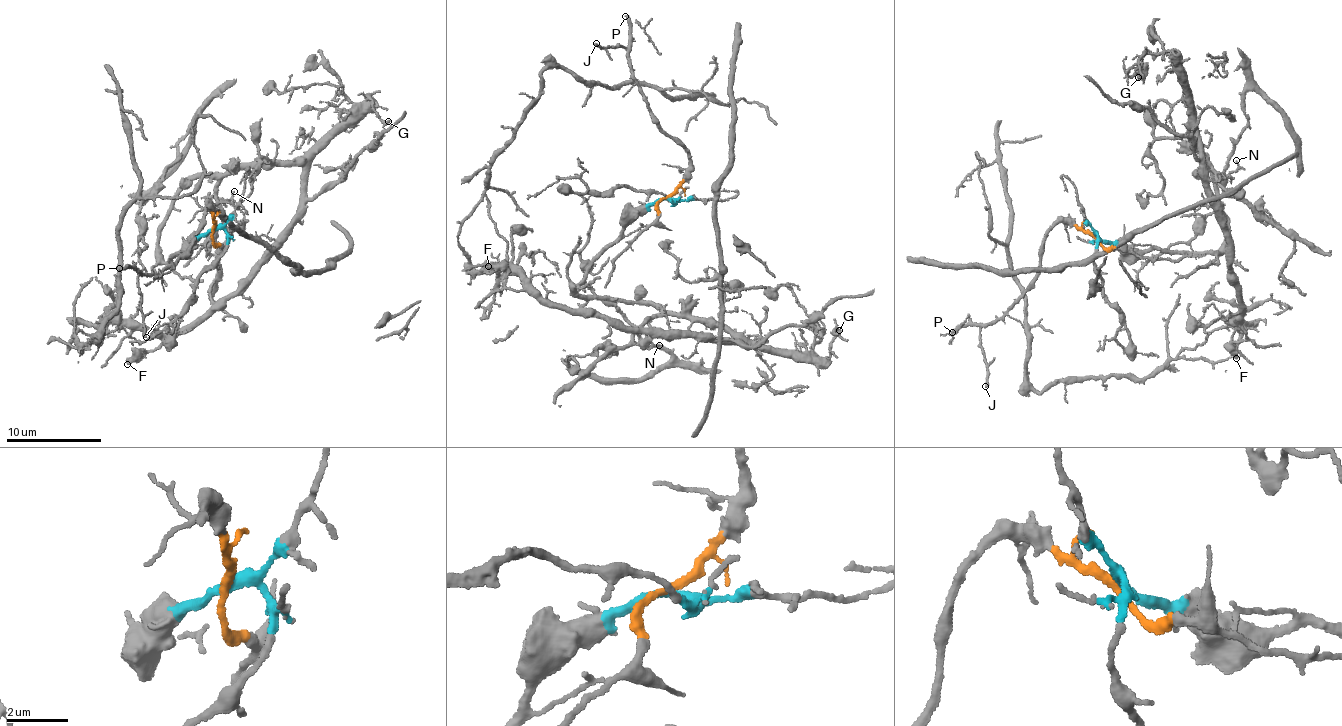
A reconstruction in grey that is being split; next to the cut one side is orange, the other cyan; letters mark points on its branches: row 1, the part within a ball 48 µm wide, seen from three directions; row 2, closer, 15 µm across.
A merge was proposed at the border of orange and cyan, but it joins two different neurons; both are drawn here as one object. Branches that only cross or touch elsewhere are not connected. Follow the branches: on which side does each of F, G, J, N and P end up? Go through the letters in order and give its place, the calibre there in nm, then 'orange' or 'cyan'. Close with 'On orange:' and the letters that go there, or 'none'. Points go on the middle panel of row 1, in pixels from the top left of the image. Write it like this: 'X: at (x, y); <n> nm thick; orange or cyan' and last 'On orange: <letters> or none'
F: at (488, 266); 360 nm thick; cyan
G: at (839, 330); 280 nm thick; cyan
J: at (596, 43); 200 nm thick; orange
N: at (659, 345); 110 nm thick; cyan
P: at (625, 16); 280 nm thick; orange
On orange: J, P

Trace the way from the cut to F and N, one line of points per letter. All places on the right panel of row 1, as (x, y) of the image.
F: (1096, 237), (1212, 254), (1227, 217), (1187, 138), (1194, 132), (1234, 249), (1246, 331), (1234, 346), (1237, 359)
N: (1096, 237), (1137, 249), (1212, 254), (1227, 236), (1227, 217), (1202, 163), (1224, 175), (1236, 170), (1236, 160)

